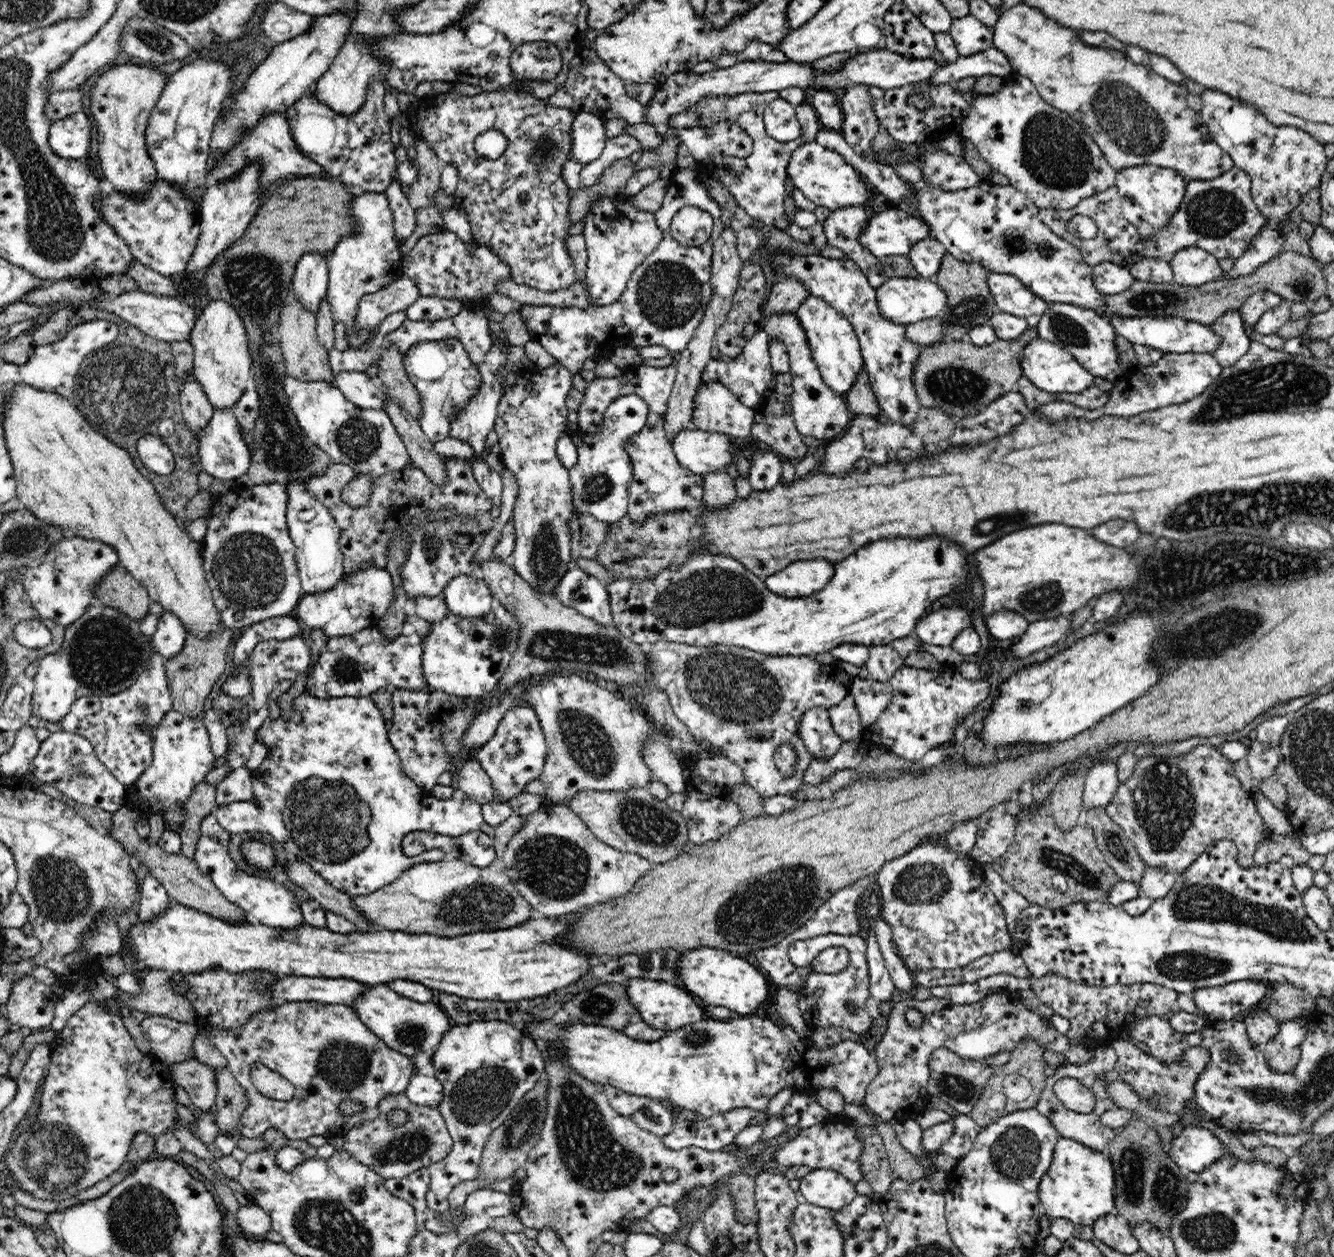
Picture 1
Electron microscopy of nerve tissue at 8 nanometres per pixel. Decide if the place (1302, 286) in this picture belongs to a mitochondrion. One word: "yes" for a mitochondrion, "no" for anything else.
yes

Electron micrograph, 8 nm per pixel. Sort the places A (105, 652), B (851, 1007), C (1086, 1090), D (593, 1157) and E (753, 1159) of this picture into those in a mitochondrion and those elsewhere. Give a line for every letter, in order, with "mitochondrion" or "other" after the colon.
A: mitochondrion
B: other
C: other
D: mitochondrion
E: other

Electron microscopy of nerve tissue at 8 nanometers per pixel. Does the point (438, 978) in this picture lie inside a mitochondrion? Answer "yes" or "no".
no

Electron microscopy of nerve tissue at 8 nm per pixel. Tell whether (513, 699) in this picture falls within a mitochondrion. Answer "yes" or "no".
no

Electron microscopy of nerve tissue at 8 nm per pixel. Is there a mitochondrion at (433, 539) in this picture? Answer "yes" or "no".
yes

